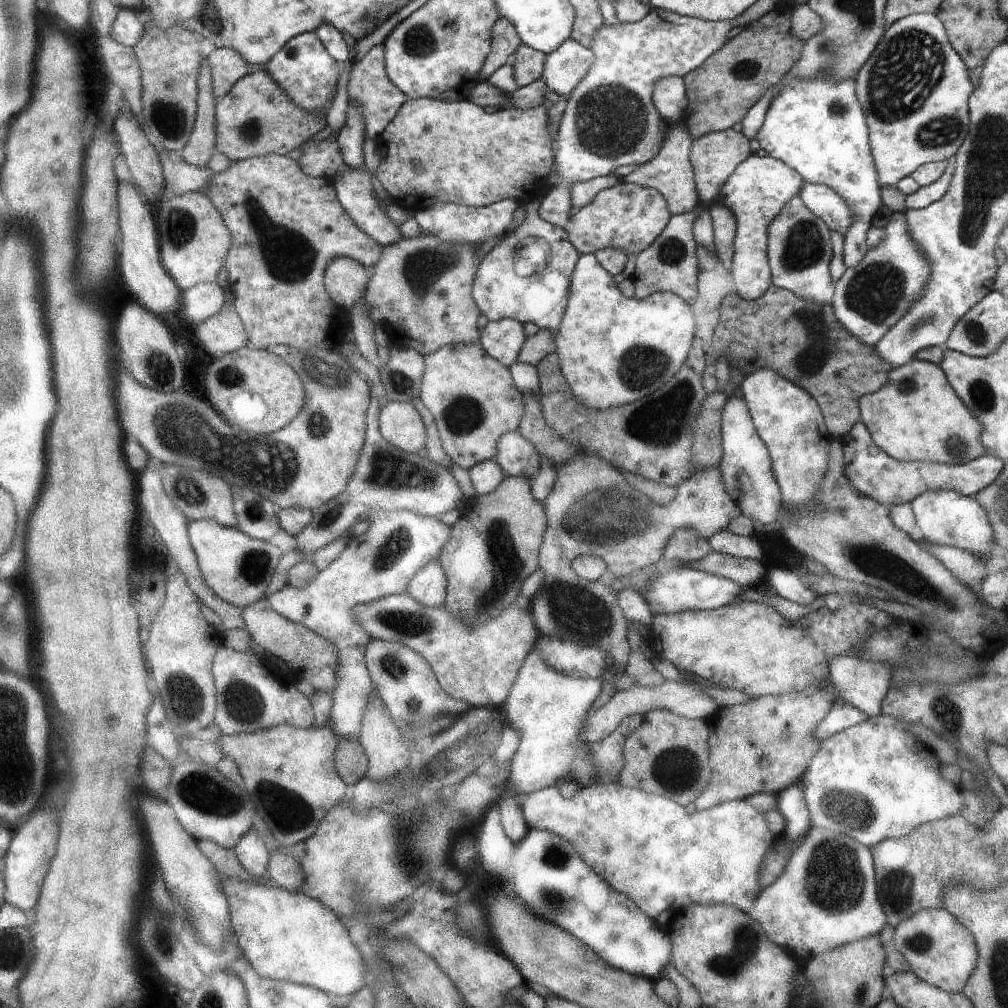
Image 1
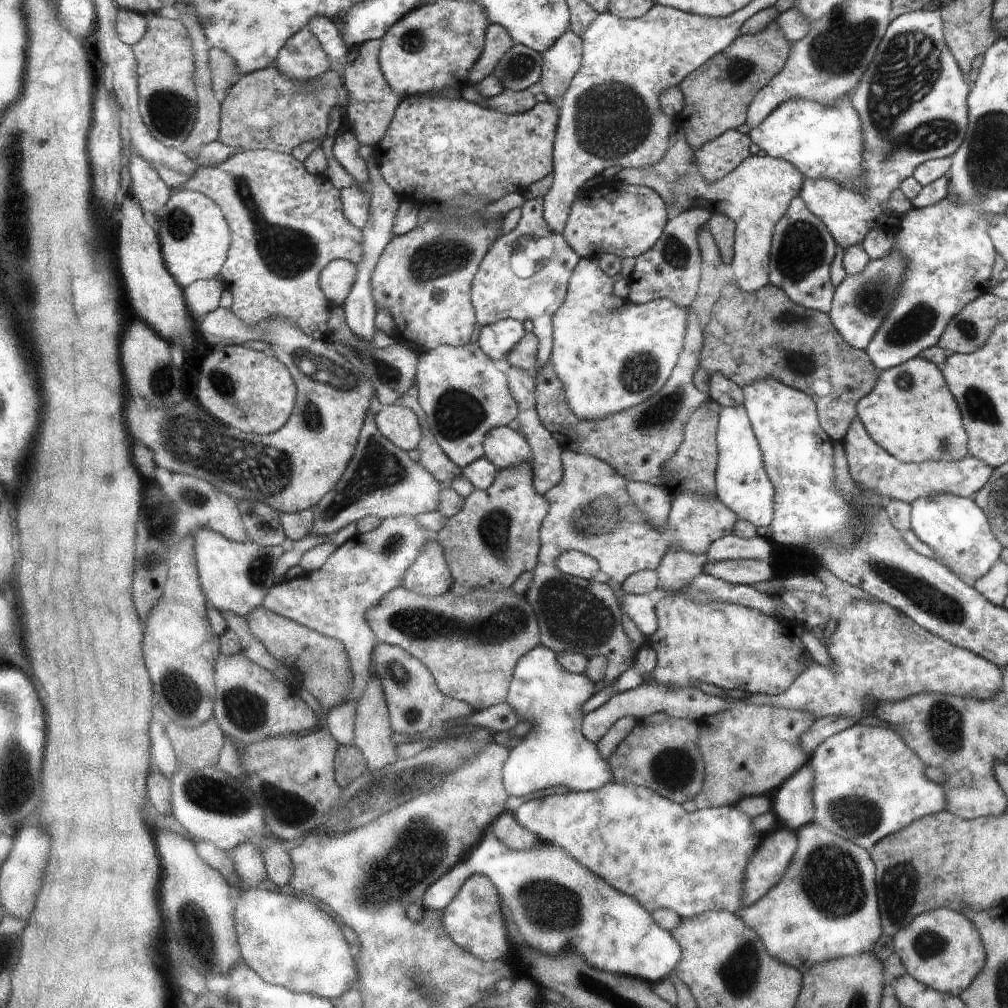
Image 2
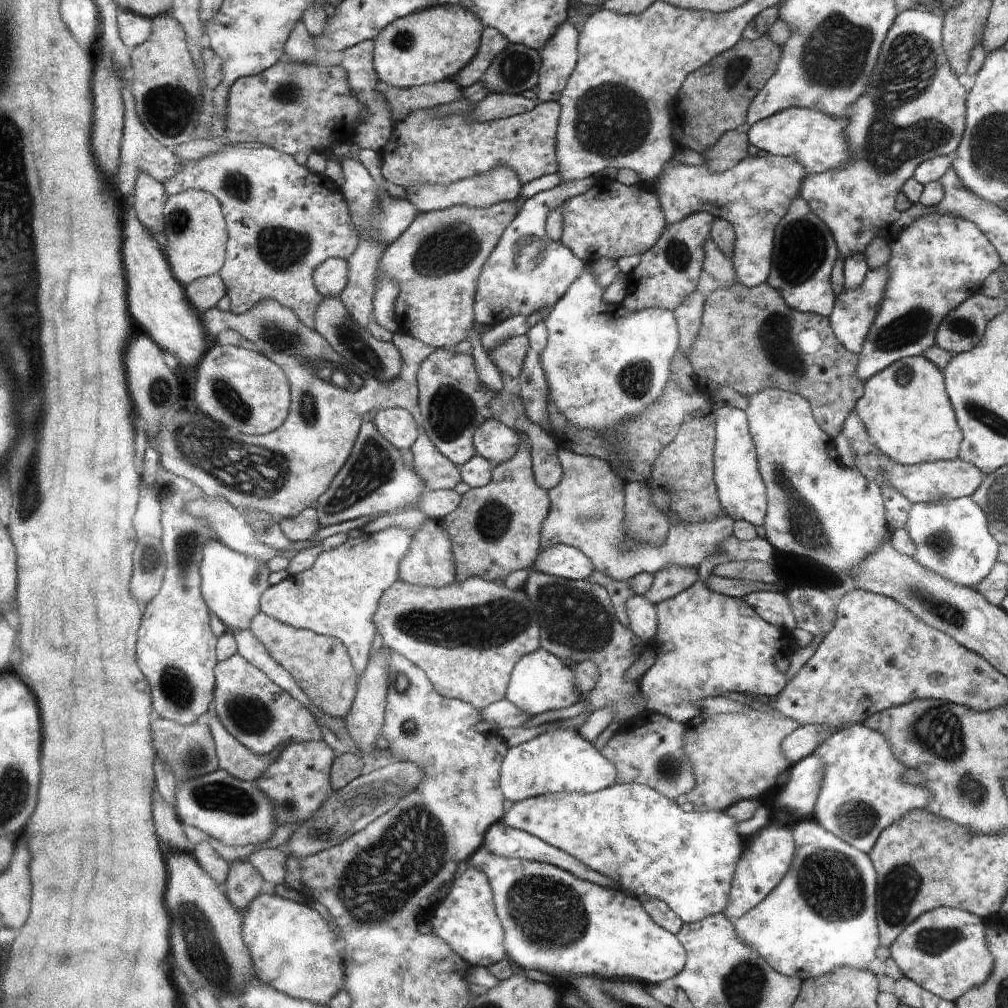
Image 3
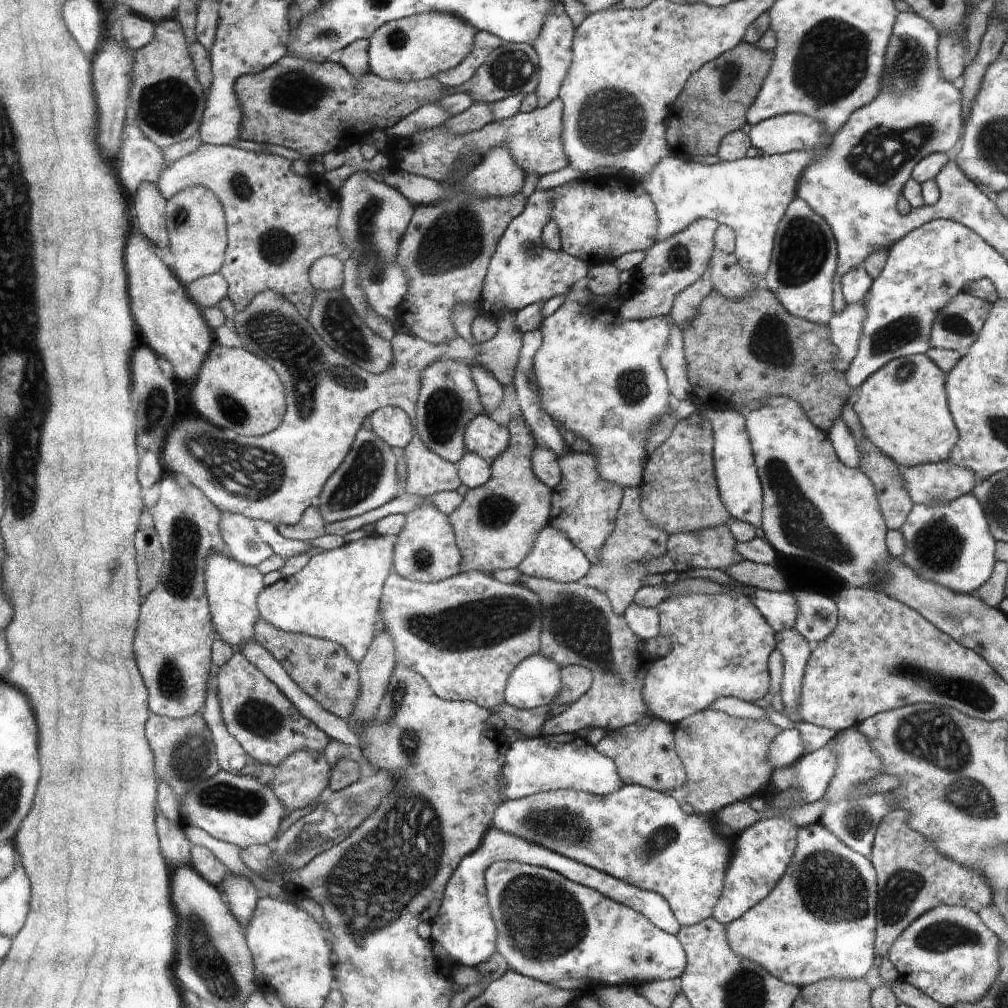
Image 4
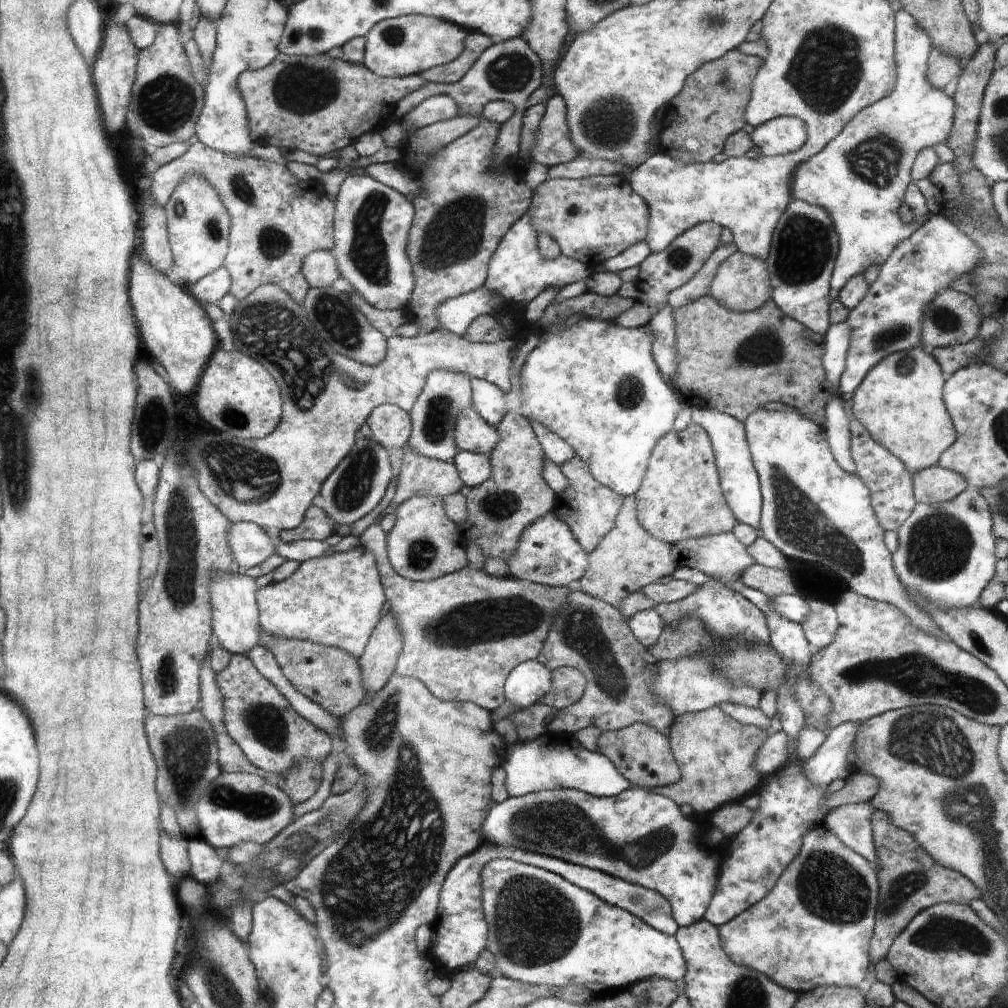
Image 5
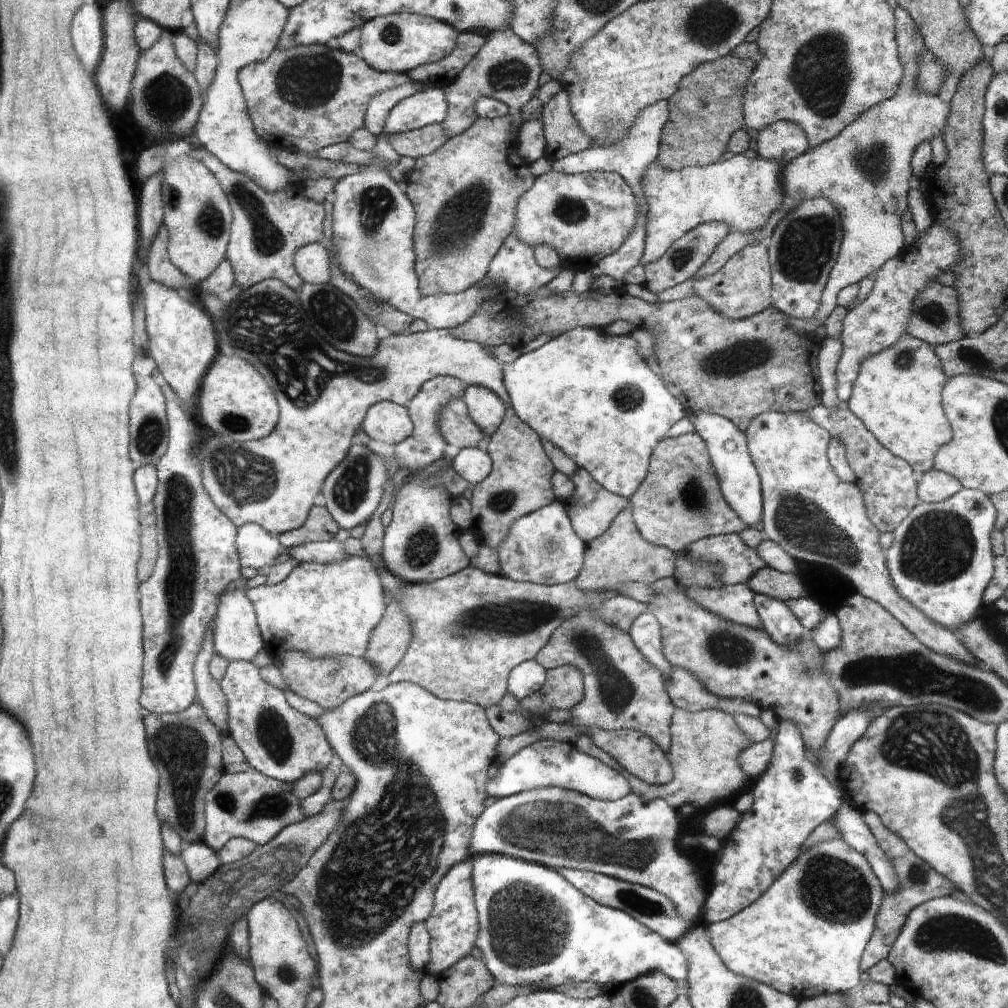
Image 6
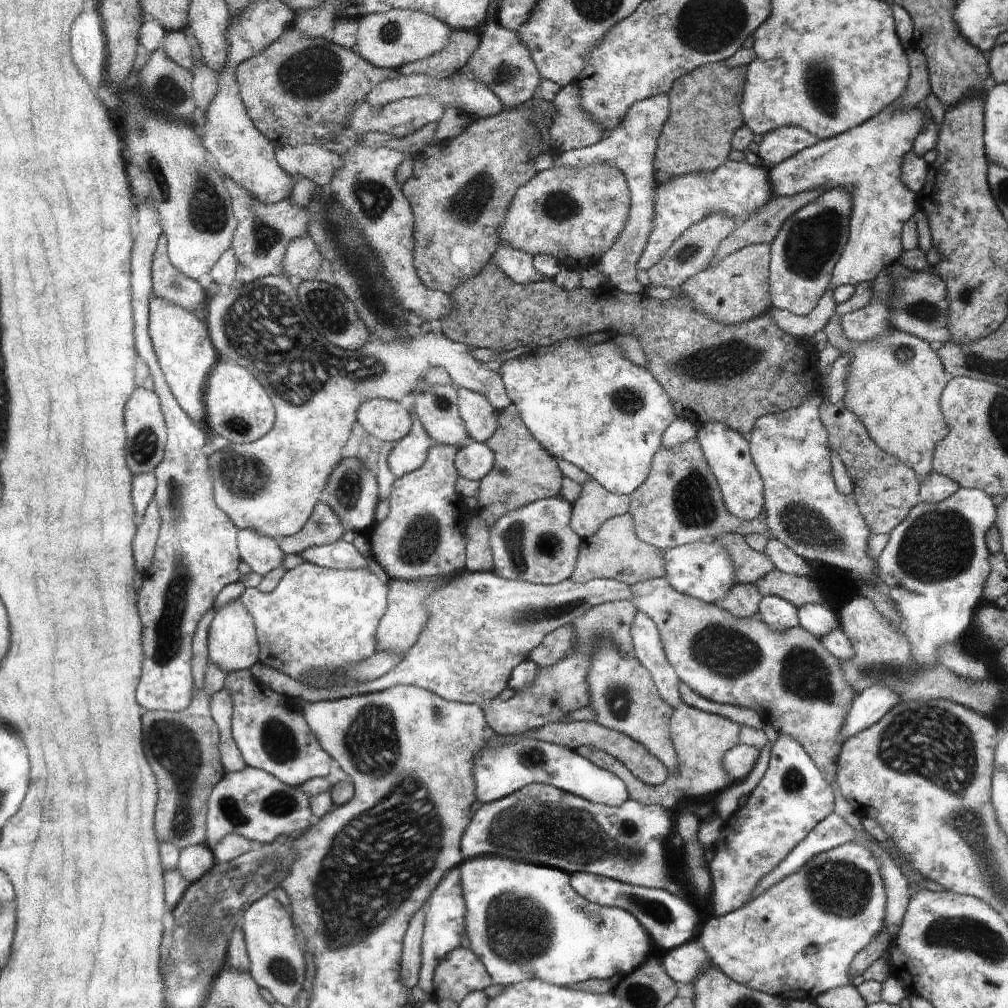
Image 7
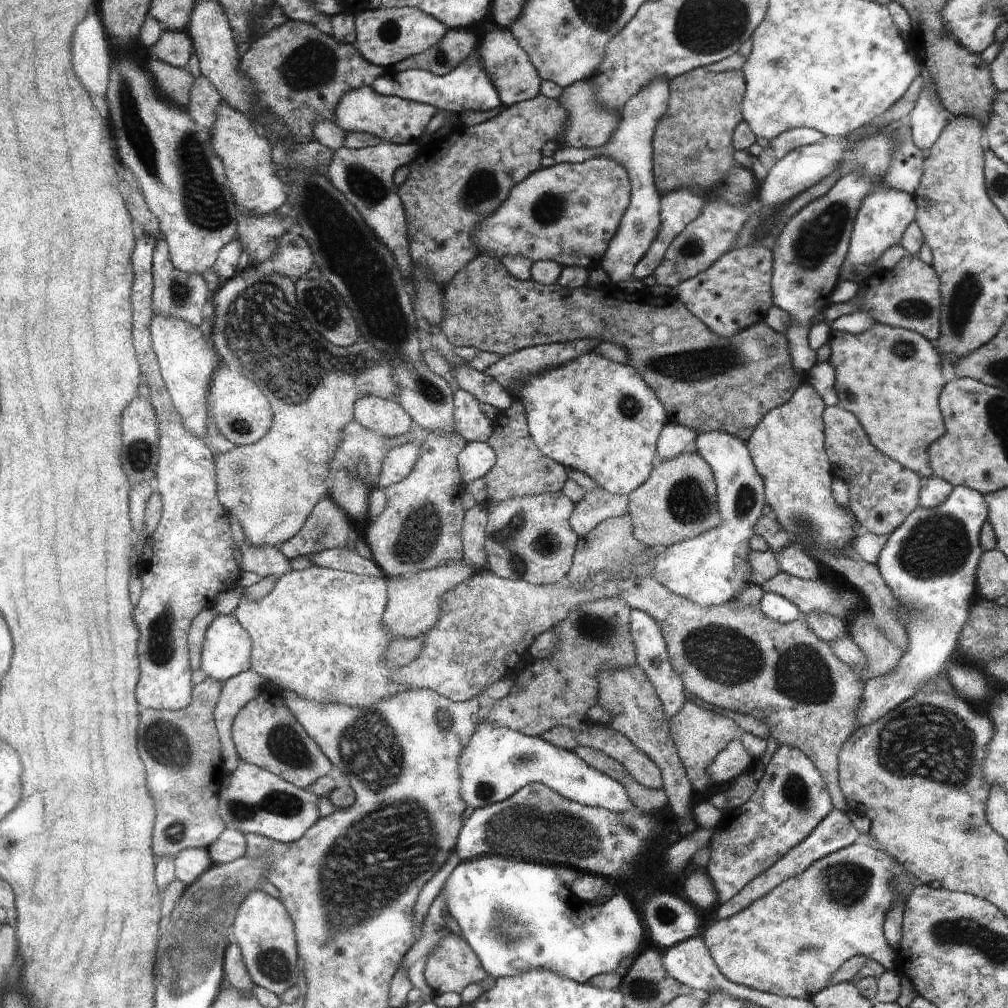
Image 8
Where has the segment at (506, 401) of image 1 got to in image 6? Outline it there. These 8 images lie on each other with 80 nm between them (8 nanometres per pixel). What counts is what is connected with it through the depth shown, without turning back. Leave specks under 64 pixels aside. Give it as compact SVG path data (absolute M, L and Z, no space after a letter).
M438 375L427 381L416 393L416 396L406 406L410 412L411 421L414 423L414 432L406 441L395 445L394 454L400 462L400 467L409 466L422 469L444 459L444 456L446 456L444 448L446 448L447 442L441 433L439 423L441 421L441 410L453 399L460 398L466 388L467 384L463 383L459 378Z

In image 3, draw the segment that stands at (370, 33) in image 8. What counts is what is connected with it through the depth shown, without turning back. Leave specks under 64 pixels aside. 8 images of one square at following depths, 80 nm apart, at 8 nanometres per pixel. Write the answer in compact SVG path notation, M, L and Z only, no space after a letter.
M438 5L388 25L374 40L373 65L380 82L399 89L454 80L478 54L485 26L462 5Z

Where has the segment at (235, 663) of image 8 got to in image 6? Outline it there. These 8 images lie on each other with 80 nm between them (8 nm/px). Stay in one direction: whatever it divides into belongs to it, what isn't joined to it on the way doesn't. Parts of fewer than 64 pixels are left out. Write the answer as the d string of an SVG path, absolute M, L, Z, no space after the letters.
M246 580L238 583L231 589L226 588L220 594L218 612L215 614L214 626L215 655L223 656L230 661L252 662L264 649L262 631L259 629L258 615L255 613L255 605L247 597Z

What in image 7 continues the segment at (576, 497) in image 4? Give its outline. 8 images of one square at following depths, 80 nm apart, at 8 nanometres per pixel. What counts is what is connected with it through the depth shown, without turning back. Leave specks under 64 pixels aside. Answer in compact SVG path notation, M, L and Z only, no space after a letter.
M596 479L585 480L580 496L571 503L571 526L580 538L592 537L612 517L628 513L630 502L628 495L612 494Z

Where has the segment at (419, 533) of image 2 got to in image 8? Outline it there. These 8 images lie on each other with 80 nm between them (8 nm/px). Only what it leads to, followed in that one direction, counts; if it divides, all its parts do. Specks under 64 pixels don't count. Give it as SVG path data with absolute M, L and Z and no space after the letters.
M312 565L304 570L291 570L284 576L276 580L274 588L261 599L252 599L246 596L246 592L241 596L240 602L233 612L234 616L239 619L242 625L247 629L248 634L254 640L254 649L251 652L251 669L263 676L266 680L272 678L286 690L295 692L304 698L315 700L321 703L340 703L345 705L356 705L359 707L371 708L374 704L383 700L384 697L392 696L394 691L390 690L391 671L385 666L382 654L388 648L388 640L395 638L384 624L384 608L387 608L386 600L390 600L390 591L388 591L388 580L384 577L364 576L362 574L354 574L328 567Z

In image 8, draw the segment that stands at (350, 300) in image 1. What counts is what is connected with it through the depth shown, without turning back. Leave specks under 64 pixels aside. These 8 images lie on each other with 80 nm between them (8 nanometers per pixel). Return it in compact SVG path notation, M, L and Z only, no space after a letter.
M290 231L283 236L279 244L280 254L276 254L276 272L288 274L290 278L304 276L312 264L312 250L302 234Z

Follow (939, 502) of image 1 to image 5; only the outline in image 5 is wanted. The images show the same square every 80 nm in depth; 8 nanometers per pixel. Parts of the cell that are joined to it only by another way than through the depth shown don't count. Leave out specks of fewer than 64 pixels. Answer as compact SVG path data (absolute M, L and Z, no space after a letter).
M968 486L964 492L948 502L916 505L897 533L899 547L893 552L893 562L901 582L910 594L916 593L937 605L949 607L969 607L978 604L983 590L995 576L998 555L995 550L997 540L994 535L994 515L987 499L977 489Z

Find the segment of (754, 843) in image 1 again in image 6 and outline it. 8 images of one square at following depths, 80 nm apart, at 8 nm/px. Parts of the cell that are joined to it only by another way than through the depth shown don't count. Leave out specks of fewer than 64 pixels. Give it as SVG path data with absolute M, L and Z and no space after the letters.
M560 787L530 789L502 797L486 807L471 834L474 855L506 855L529 863L540 863L554 870L578 869L605 874L642 885L667 895L676 903L680 916L696 923L706 902L706 882L702 870L686 854L678 854L678 814L664 799L641 799L628 793L623 799L605 801Z

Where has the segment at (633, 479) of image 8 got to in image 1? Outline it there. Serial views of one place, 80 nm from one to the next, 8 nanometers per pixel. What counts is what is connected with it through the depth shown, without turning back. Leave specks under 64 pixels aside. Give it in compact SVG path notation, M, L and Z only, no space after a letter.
M596 254L579 255L578 266L572 276L567 312L555 334L555 351L572 398L595 409L607 409L640 400L668 382L685 363L698 334L692 307L680 295L670 291L652 293L643 299L624 297Z

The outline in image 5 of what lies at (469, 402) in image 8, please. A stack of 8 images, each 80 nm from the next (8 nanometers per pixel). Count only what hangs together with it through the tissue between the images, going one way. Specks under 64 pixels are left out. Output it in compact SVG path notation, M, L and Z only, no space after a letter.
M471 378L472 406L488 424L497 424L506 414L505 394L498 385L487 380Z

